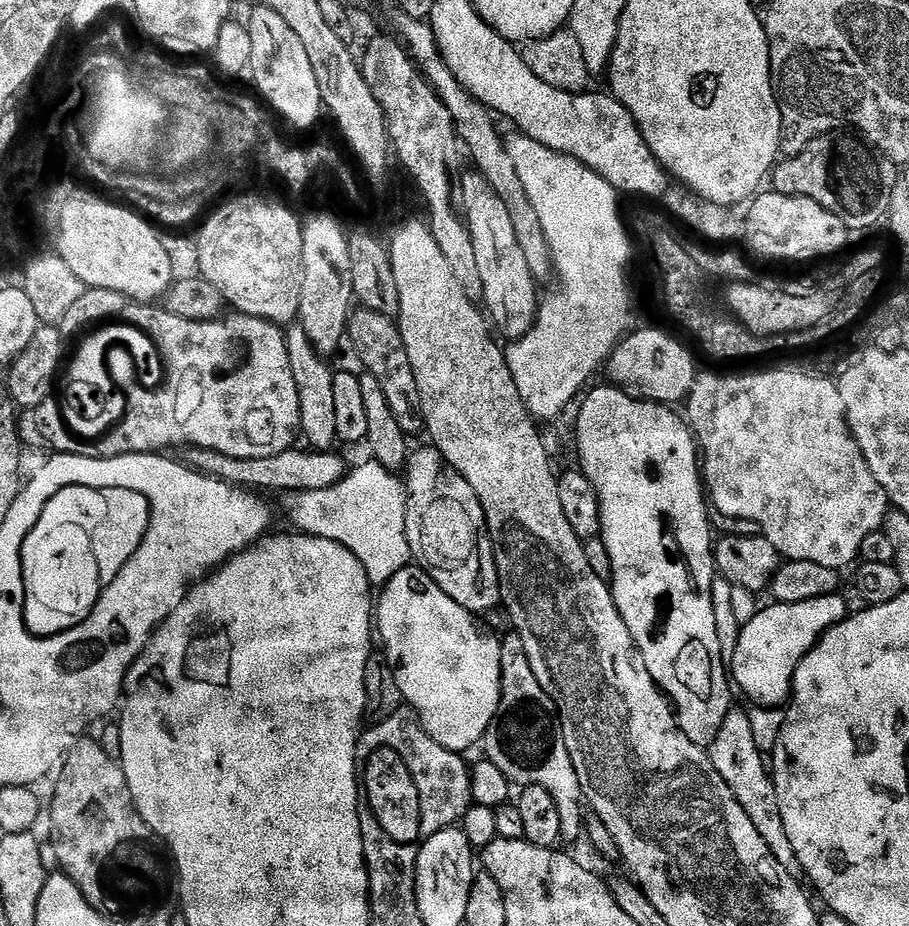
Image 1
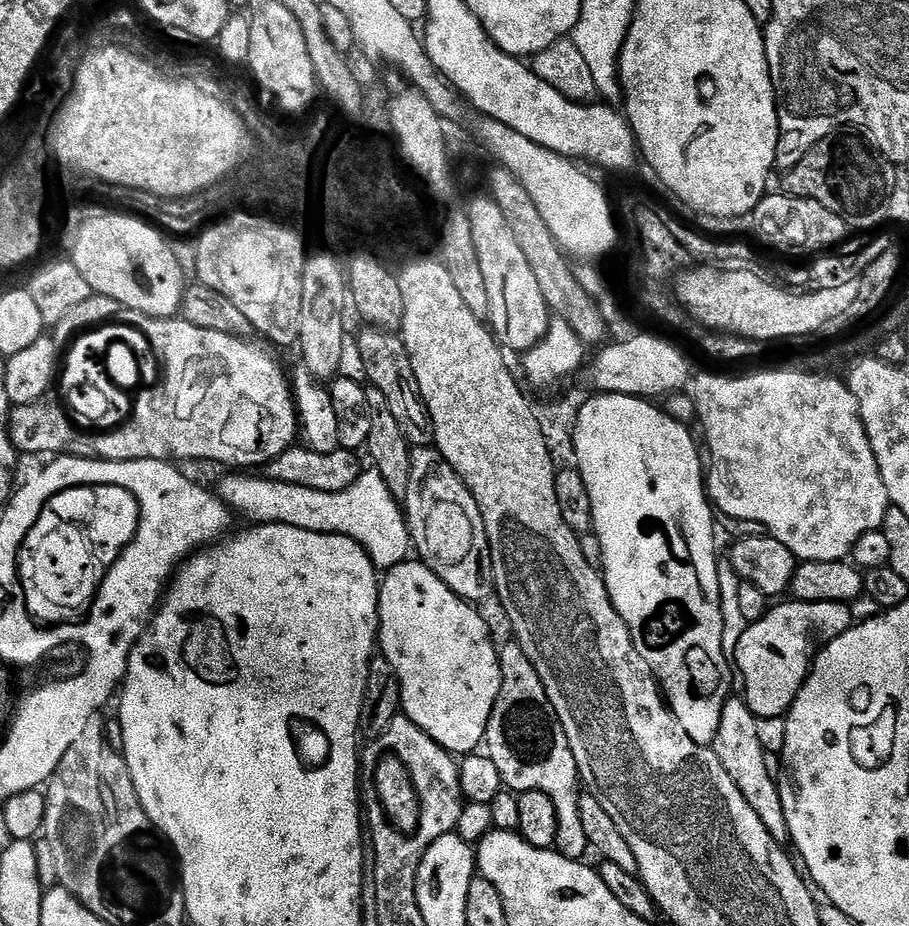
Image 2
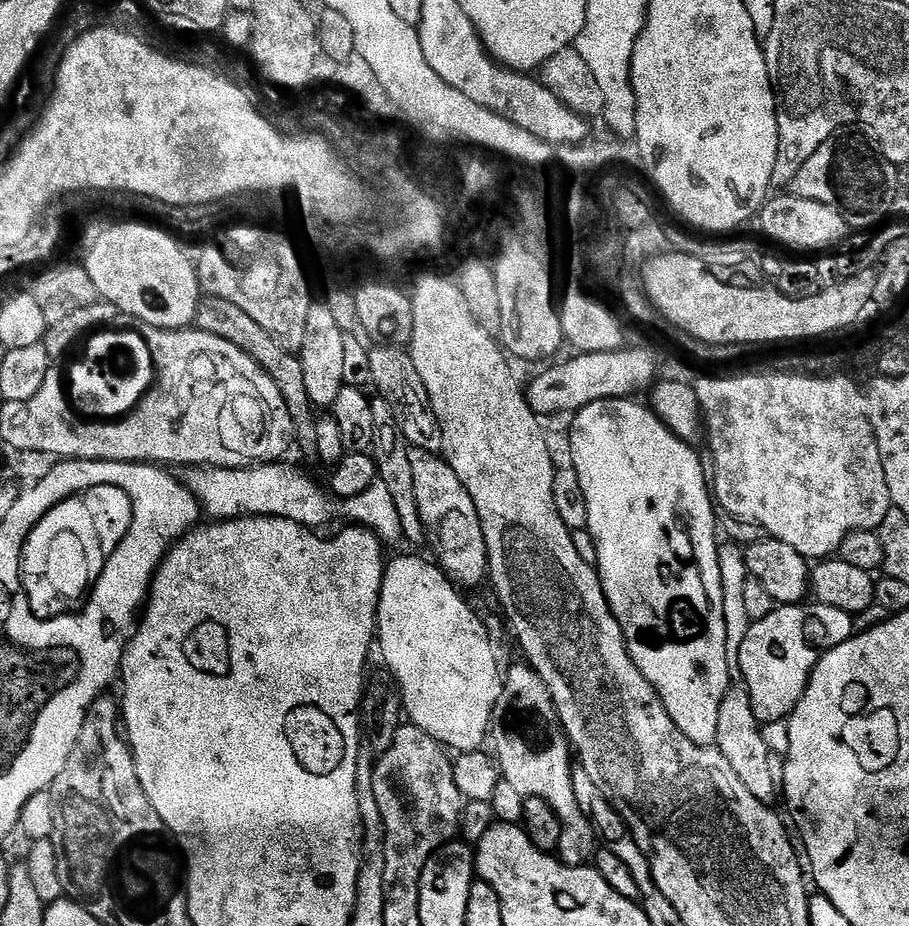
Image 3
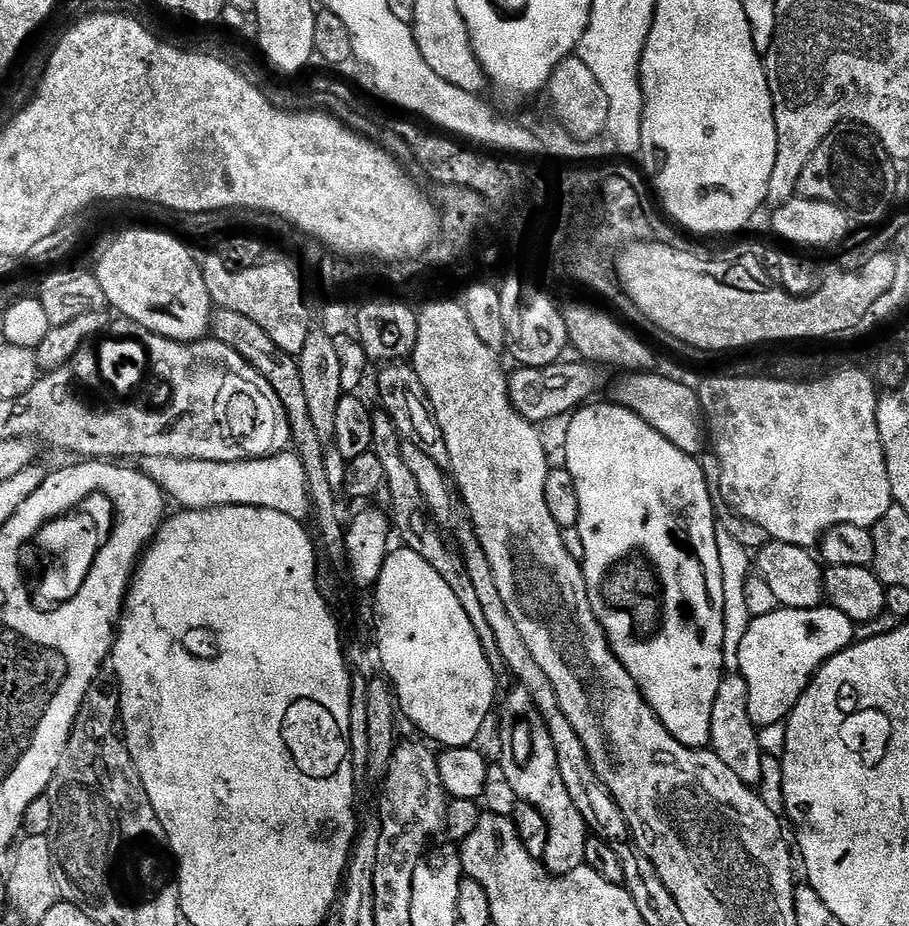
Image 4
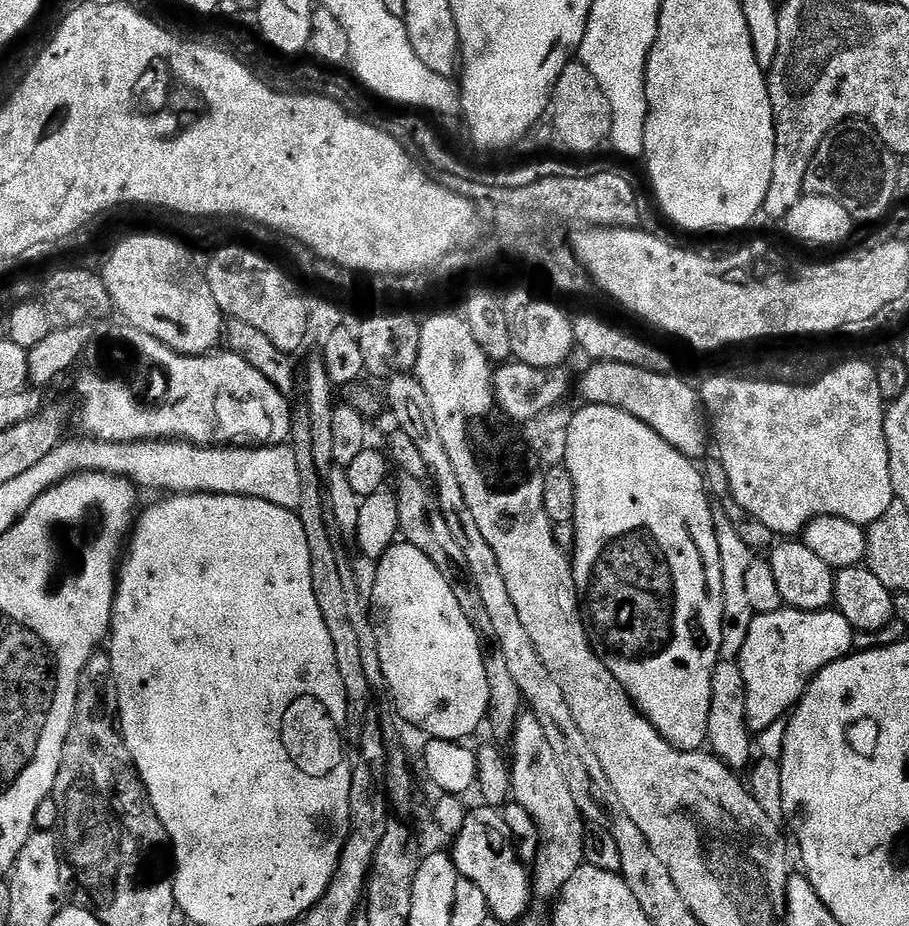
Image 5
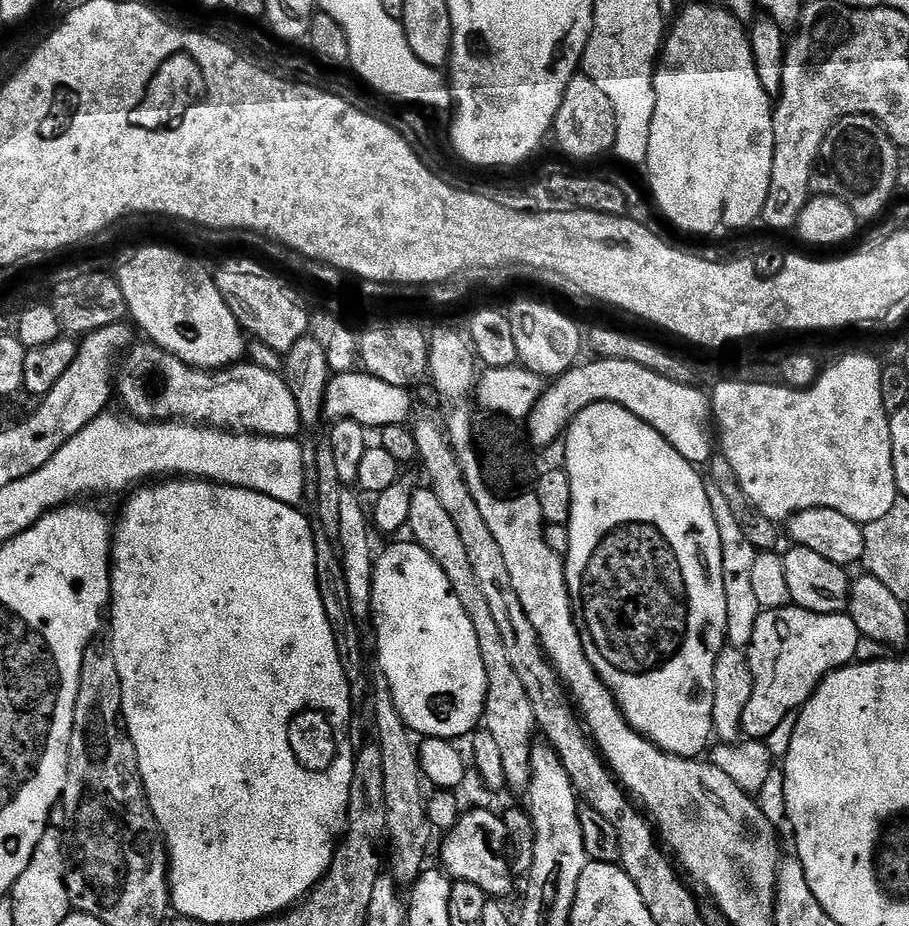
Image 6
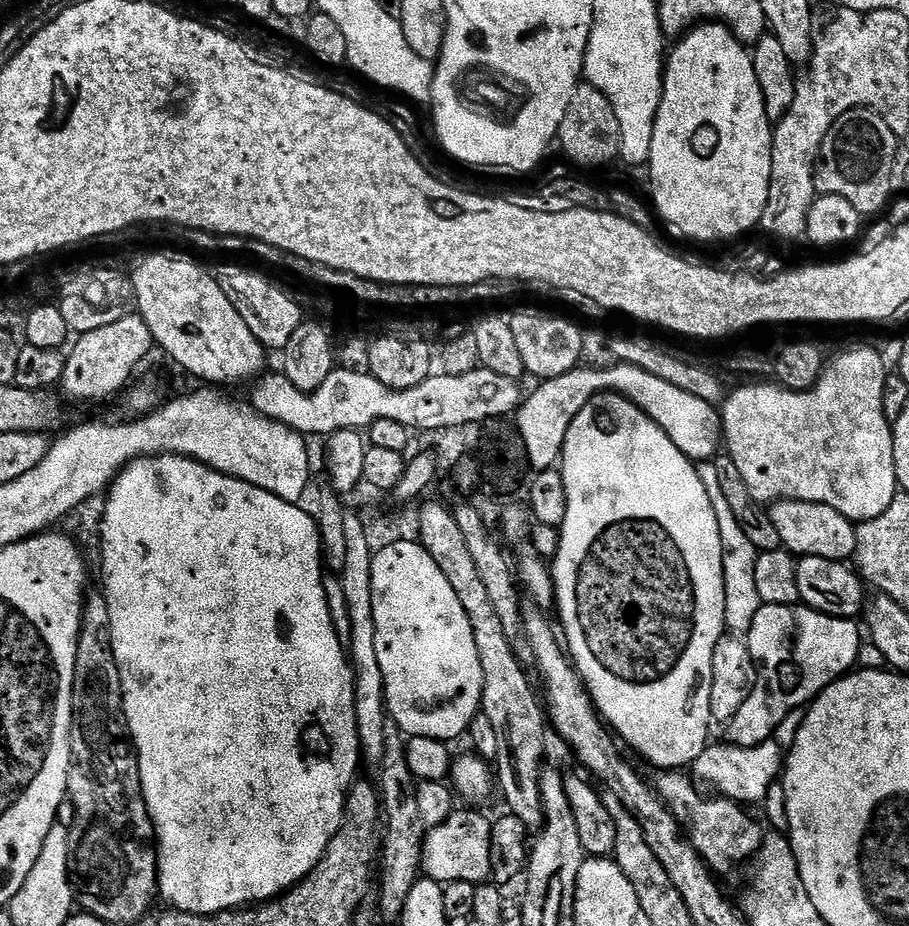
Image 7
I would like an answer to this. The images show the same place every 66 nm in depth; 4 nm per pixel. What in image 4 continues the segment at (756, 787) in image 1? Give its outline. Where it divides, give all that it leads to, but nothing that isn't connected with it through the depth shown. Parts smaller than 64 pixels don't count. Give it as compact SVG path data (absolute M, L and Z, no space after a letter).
M739 674L725 675L718 686L718 694L714 698L714 714L710 716L711 751L716 753L742 782L749 786L759 785L764 776L766 756L759 746L759 734L756 723L750 718L748 709L748 691L743 676Z

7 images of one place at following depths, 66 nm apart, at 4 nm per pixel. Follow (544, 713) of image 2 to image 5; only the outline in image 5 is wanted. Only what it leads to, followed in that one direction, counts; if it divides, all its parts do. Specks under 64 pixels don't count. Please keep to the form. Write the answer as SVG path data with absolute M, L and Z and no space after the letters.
M532 711L520 713L510 743L514 800L532 815L542 841L540 855L534 861L536 881L532 888L542 899L552 902L560 896L576 876L576 871L585 863L586 821L580 807L574 802L574 794L570 794L570 786L566 786L566 774L562 774L562 766L558 766L558 758L546 738L546 730L542 730L542 725Z

